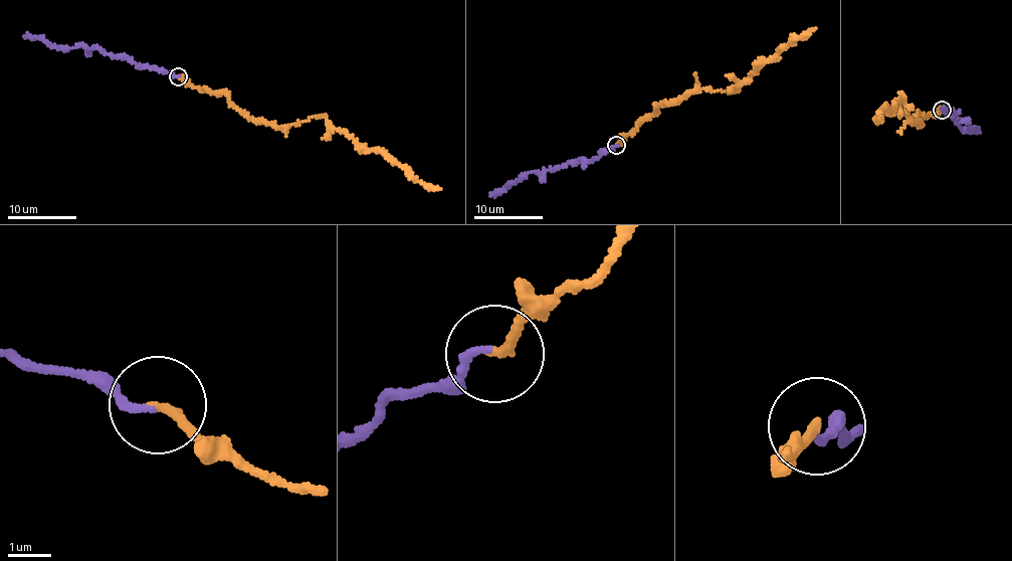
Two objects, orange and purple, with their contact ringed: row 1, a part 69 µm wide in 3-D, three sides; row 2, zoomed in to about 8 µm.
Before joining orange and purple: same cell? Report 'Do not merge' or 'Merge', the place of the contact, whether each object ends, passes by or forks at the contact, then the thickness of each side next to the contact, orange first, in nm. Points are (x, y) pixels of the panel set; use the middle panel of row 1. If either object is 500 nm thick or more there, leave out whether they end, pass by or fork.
Do not merge. Place: (616, 145). At the ring orange ends. At the ring purple ends. Thickness 200 nm (orange) against 160 nm

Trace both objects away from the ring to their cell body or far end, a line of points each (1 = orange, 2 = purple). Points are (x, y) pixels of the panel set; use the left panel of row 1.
1: (178, 76), (221, 91), (253, 120), (281, 129), (324, 116), (361, 147), (379, 150), (440, 190)
2: (178, 76), (139, 67), (97, 46), (87, 48), (81, 44), (62, 49), (25, 36)

